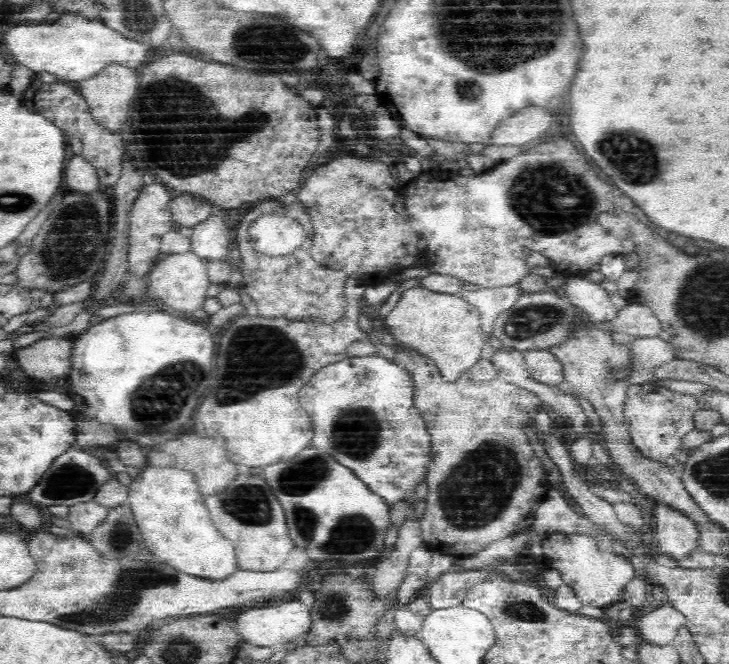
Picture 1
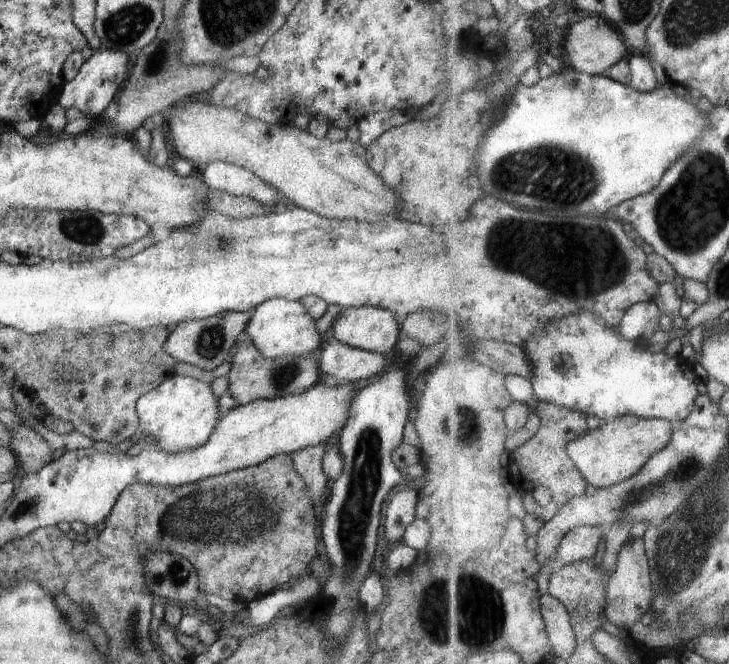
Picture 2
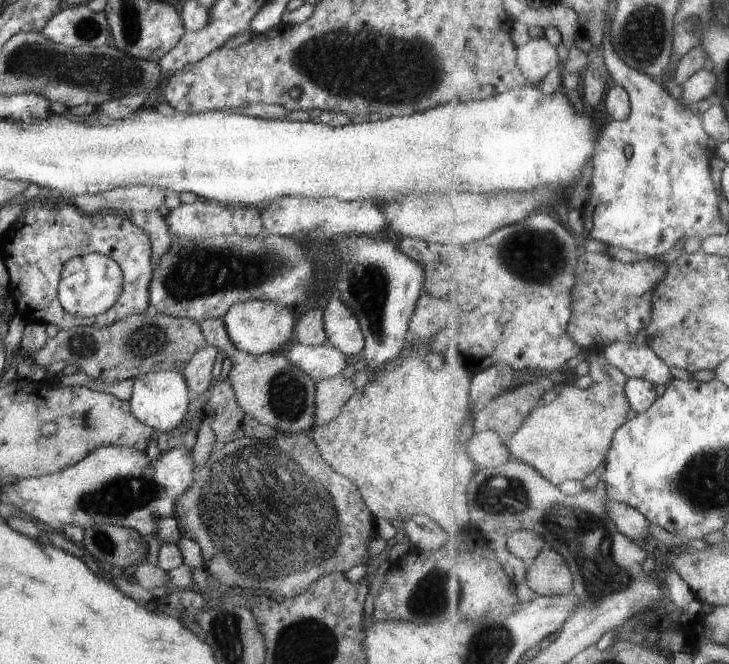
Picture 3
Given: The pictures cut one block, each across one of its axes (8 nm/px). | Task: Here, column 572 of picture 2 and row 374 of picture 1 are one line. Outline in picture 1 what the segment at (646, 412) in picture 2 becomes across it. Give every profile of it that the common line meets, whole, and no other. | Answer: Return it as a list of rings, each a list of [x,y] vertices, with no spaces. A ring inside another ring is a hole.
[[[378,355],[348,356],[328,365],[312,375],[299,392],[300,402],[311,418],[311,445],[334,456],[340,460],[340,464],[354,468],[353,471],[374,492],[378,492],[392,505],[402,500],[404,492],[414,488],[427,474],[429,436],[412,396],[412,379],[408,371]]]

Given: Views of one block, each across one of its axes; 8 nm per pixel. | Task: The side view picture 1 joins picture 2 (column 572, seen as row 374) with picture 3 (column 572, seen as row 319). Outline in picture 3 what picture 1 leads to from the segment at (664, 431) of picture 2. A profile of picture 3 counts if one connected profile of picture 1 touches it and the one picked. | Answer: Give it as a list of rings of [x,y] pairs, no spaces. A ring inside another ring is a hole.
[[[596,360],[594,364],[596,374],[591,387],[582,389],[576,385],[566,385],[559,389],[557,397],[552,402],[545,404],[541,401],[542,406],[536,406],[530,416],[525,418],[523,425],[508,439],[508,446],[514,457],[532,464],[538,472],[542,472],[550,482],[558,486],[562,482],[574,480],[584,482],[595,477],[600,466],[609,459],[609,452],[612,450],[618,430],[630,420],[627,414],[632,409],[632,404],[626,392],[629,376],[620,368],[614,368],[608,360]]]

